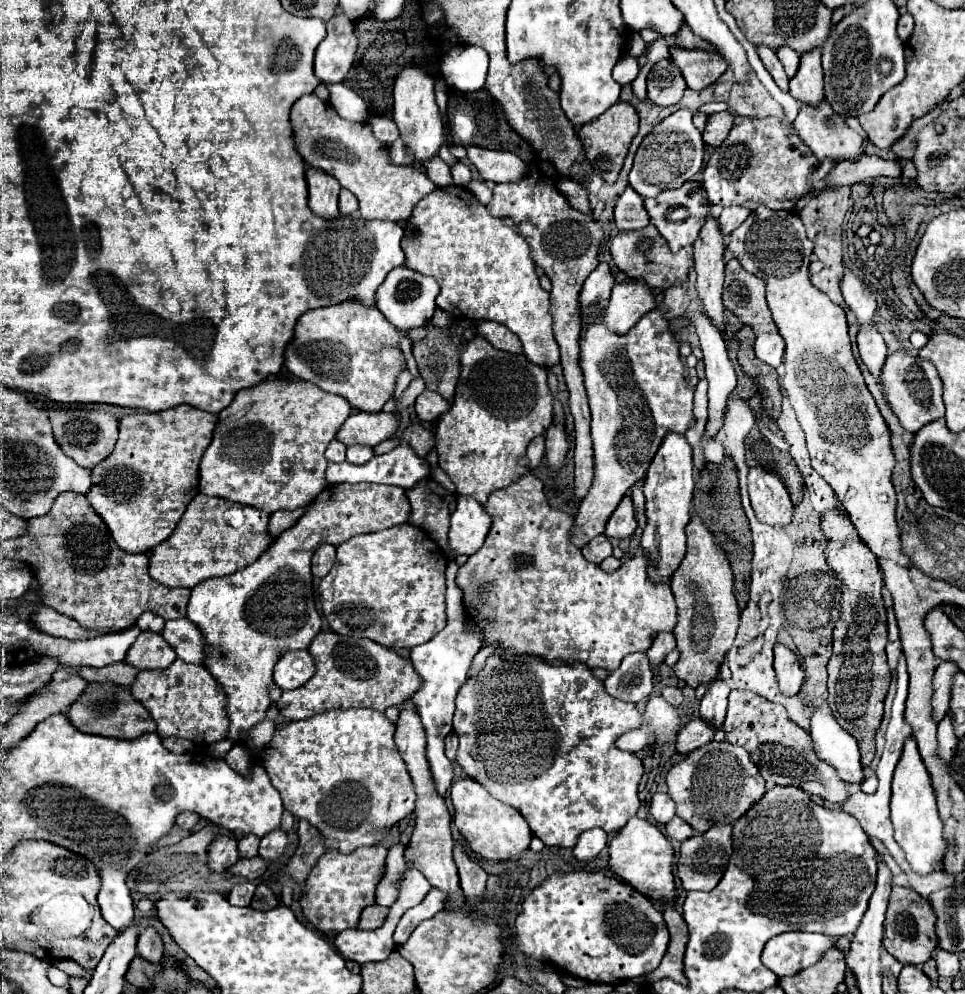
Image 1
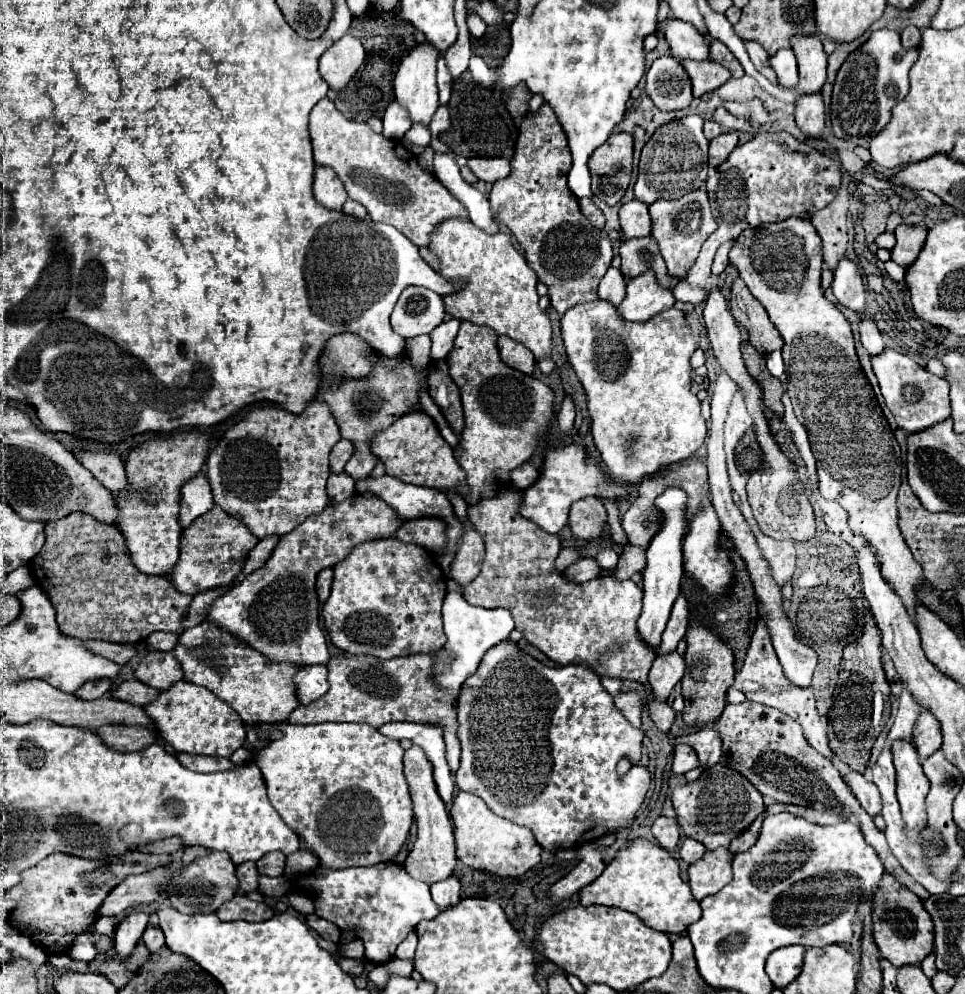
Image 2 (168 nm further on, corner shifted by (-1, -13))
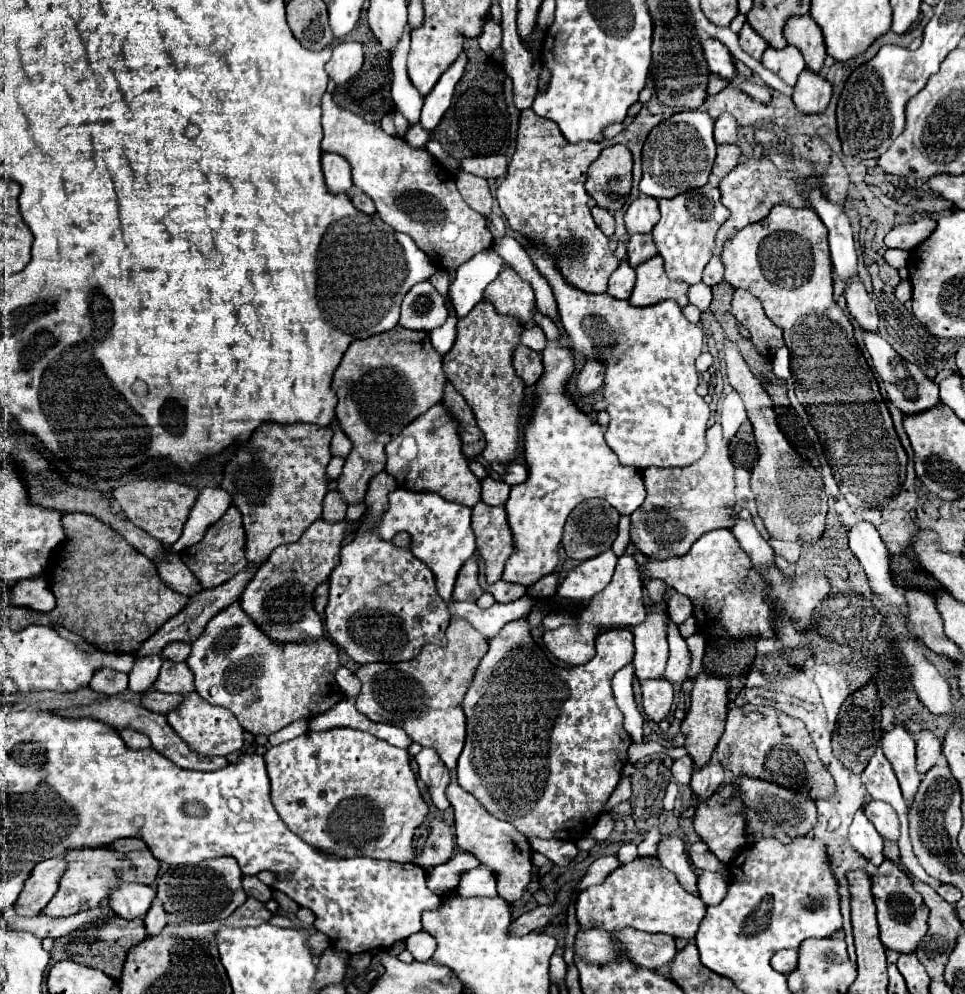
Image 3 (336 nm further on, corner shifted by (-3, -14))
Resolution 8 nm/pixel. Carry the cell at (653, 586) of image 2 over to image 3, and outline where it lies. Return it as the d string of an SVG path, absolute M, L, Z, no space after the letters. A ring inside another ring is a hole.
M666 598L654 604L646 622L632 628L636 654L634 668L640 680L660 680L664 678L664 668L668 662L668 640L666 640Z

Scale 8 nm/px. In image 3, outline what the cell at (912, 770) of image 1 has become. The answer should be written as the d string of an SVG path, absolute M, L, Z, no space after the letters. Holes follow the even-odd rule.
M894 724L890 730L882 736L882 750L888 762L892 764L892 770L898 776L902 794L906 802L910 804L922 776L916 774L916 752L914 752L914 738L908 734L908 730L902 724Z

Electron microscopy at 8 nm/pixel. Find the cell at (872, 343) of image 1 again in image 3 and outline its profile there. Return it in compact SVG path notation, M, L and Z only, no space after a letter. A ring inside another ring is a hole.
M850 278L846 282L846 306L850 310L850 314L856 318L856 322L864 328L864 330L878 330L878 312L876 312L876 304L872 302L872 298L868 296L862 280Z

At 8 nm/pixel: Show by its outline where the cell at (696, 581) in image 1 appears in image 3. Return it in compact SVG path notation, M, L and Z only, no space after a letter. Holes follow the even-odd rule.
M700 672L698 678L694 678L694 690L692 690L692 704L682 720L682 734L686 736L686 752L694 760L694 770L700 770L708 760L712 758L712 752L724 732L724 722L726 722L726 712L728 712L728 688L726 680L710 676L706 672Z

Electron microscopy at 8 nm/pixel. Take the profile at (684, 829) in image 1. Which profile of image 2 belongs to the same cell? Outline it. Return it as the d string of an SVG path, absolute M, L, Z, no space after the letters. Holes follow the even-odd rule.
M684 837L682 843L680 843L680 847L678 847L678 853L680 853L682 861L688 863L688 865L692 861L696 861L698 857L702 857L704 851L706 851L706 847L702 843L698 843L696 839L688 839L688 837Z

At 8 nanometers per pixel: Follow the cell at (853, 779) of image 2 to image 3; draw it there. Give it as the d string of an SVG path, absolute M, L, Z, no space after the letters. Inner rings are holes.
M870 800L866 804L866 814L868 814L868 820L876 826L878 834L884 840L898 842L898 838L900 838L900 822L898 822L898 816L892 810L892 806L888 806L886 802L880 802L880 800Z

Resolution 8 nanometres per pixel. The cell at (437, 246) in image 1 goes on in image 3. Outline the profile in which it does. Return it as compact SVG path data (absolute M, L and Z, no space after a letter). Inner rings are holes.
M504 266L500 276L488 284L484 298L492 302L500 314L510 314L522 324L532 318L532 308L536 304L532 286L510 266Z

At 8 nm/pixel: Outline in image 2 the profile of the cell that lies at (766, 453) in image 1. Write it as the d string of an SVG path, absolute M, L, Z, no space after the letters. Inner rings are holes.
M750 429L738 443L736 447L736 465L738 469L750 477L752 471L758 471L764 463L764 451L762 447L758 445L756 441L756 435L754 435L754 429Z

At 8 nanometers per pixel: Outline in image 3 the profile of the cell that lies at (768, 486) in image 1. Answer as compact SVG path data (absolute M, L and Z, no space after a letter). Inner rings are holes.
M726 340L724 360L728 366L728 380L734 390L742 396L748 418L754 426L754 436L758 444L758 462L752 468L752 492L756 494L758 514L764 520L768 532L778 540L798 540L798 542L816 542L824 534L828 498L824 492L824 482L816 468L812 468L800 454L790 446L786 436L776 424L776 414L770 396L748 370L742 360L736 344Z

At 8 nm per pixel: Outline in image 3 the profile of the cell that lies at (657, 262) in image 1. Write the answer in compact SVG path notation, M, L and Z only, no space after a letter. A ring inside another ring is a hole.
M632 234L626 250L628 250L628 262L634 268L658 254L658 250L654 246L654 240L652 240L652 234Z

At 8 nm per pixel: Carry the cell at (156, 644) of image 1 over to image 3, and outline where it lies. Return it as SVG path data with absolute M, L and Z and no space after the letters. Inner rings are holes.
M164 660L160 676L154 684L158 692L172 692L172 694L190 694L194 692L194 674L186 662L172 662Z

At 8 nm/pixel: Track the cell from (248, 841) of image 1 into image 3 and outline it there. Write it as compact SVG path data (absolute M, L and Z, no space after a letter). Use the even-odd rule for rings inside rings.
M244 876L242 886L244 886L244 890L246 890L248 896L252 896L252 898L264 902L264 904L272 898L272 888L264 886L256 876Z

